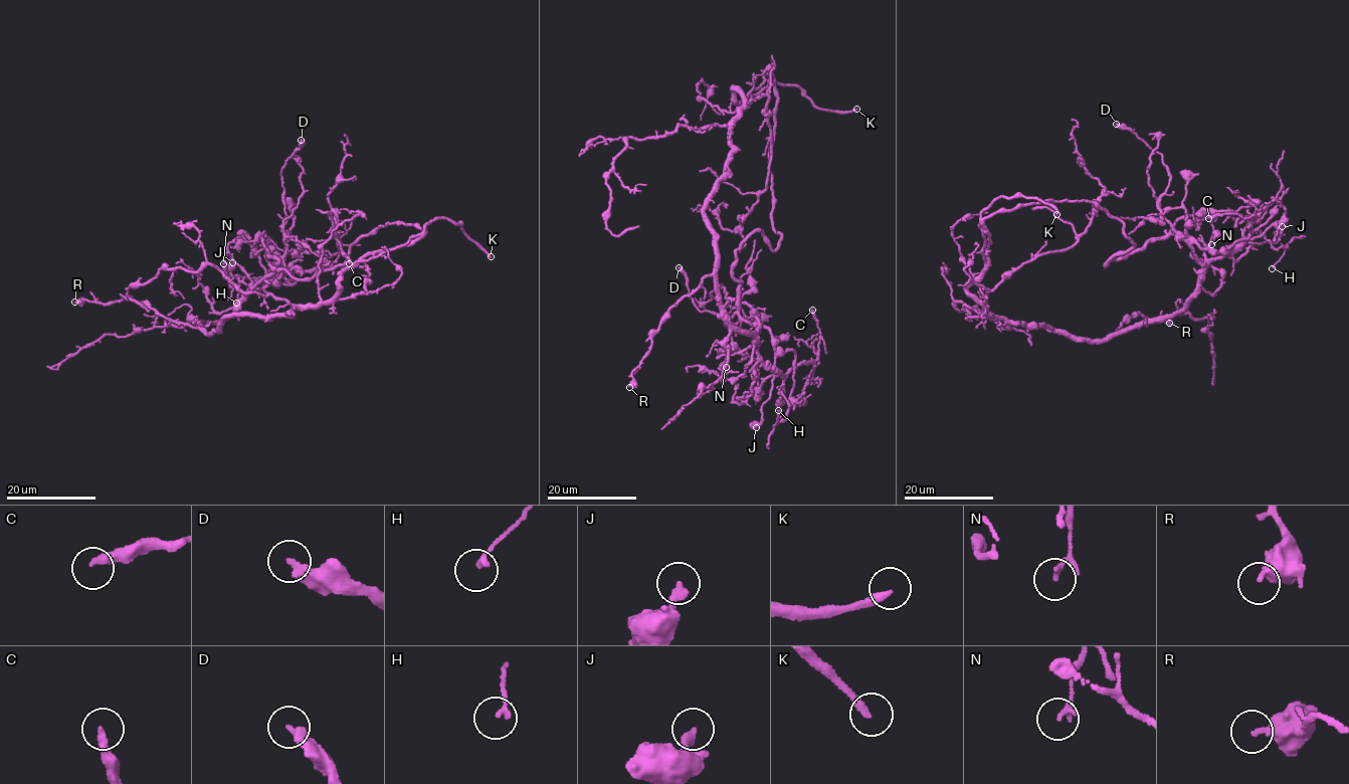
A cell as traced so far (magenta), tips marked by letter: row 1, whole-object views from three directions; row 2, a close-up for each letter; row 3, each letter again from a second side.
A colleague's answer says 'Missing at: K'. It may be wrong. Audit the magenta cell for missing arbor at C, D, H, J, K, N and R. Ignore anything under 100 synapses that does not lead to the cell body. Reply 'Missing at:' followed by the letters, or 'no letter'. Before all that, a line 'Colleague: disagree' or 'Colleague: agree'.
Colleague: agree
Missing at: K

